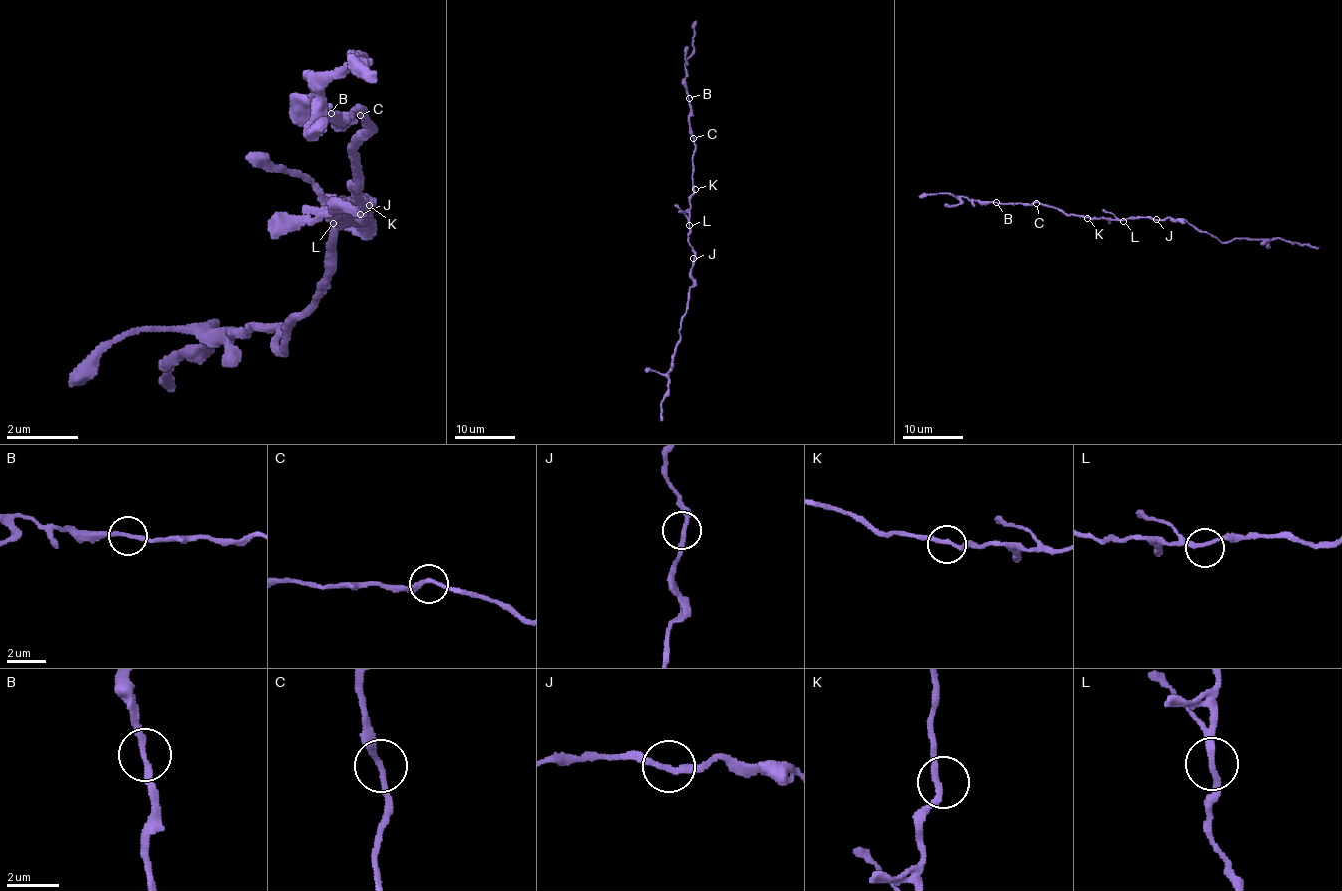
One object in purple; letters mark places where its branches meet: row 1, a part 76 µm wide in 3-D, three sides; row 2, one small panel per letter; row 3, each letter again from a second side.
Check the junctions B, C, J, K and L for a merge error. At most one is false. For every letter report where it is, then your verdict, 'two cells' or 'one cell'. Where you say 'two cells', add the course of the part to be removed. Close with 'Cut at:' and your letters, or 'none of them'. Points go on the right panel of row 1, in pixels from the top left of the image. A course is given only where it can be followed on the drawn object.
B: (996, 202) | two cells | (996, 203), (947, 194), (922, 194), (919, 197)
C: (1036, 203) | one cell
J: (1156, 219) | one cell
K: (1087, 218) | one cell
L: (1123, 221) | one cell
Cut at: B

